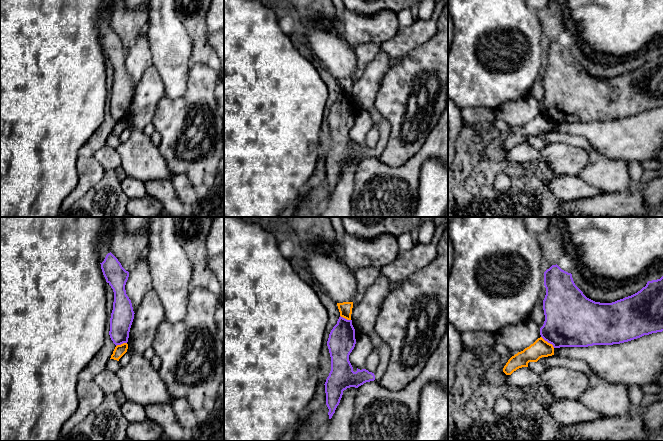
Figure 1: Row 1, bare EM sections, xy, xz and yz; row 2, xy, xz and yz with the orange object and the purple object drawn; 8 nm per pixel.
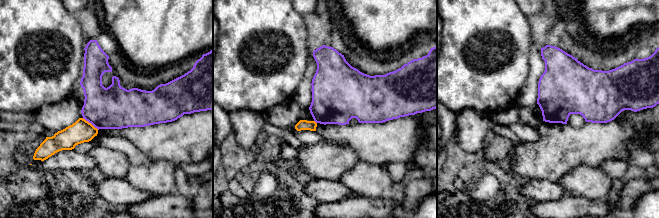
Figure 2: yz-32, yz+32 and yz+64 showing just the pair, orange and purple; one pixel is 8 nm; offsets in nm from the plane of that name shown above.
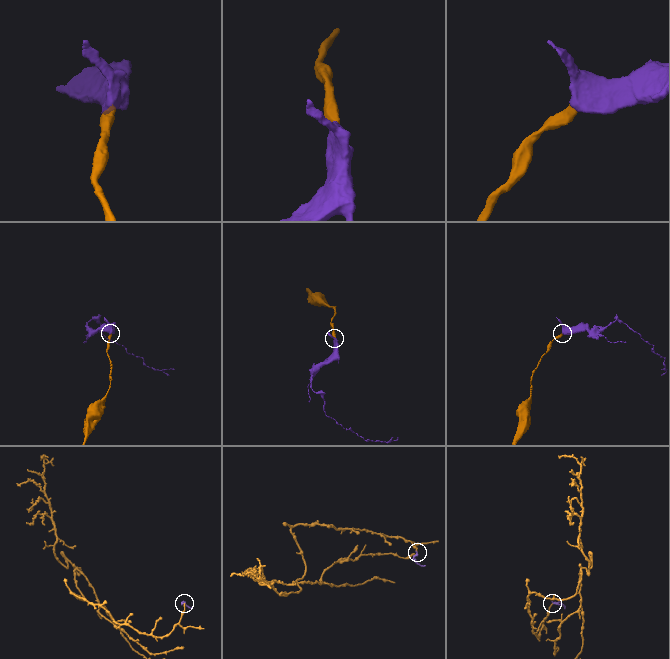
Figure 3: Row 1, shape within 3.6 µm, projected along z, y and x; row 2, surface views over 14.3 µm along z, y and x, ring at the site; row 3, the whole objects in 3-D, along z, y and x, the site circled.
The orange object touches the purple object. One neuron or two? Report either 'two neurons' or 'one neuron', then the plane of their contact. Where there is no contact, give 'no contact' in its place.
two neurons; meets orange in yz

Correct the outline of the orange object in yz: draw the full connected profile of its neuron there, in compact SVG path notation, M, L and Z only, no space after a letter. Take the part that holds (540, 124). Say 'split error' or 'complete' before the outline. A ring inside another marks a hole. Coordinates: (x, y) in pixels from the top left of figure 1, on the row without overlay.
complete; M542 113L533 120L512 132L503 144L506 151L511 151L514 147L522 143L528 143L529 138L537 138L542 133L554 131L554 123Z

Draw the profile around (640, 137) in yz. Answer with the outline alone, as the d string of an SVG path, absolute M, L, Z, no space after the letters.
M663 107L620 120L554 124L554 131L586 138L611 160L655 160L663 149Z

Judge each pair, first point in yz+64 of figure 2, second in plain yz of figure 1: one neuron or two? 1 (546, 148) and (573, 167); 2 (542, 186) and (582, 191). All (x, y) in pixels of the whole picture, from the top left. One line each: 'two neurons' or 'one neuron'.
1: one neuron
2: one neuron

